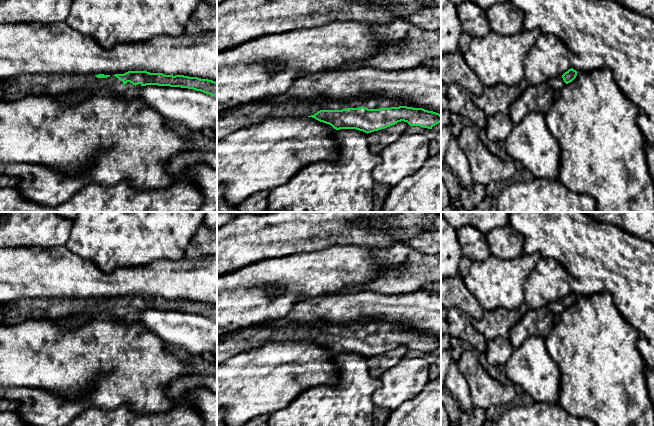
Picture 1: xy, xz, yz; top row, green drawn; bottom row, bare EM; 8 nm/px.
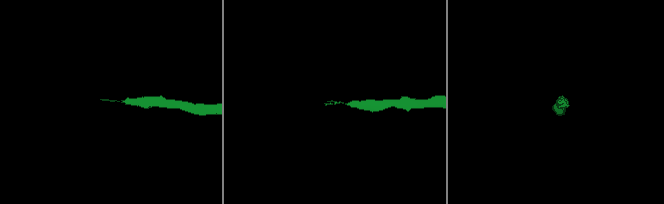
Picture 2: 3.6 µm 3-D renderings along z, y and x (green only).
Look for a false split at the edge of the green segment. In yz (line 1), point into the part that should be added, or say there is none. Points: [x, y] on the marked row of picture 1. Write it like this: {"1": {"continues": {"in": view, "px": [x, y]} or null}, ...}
{"1": {"continues": {"in": "yz", "px": [557, 83]}}}

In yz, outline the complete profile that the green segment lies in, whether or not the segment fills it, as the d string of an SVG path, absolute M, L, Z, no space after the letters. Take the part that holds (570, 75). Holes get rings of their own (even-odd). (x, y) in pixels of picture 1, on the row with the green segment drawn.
M573 68L569 69L567 72L565 72L562 76L557 76L555 78L552 78L548 81L549 86L552 88L553 91L561 91L563 87L572 82L576 76L577 71Z

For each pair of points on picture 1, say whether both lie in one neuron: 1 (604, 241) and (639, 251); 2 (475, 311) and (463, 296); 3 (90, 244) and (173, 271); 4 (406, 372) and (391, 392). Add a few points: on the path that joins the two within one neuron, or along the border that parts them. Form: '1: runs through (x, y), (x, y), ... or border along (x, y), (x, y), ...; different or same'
1: runs through (613, 250), (615, 252), (630, 252); same
2: runs through (472, 307), (465, 300); same
3: border along (173, 259), (155, 259), (143, 265), (127, 267); different
4: runs through (406, 377), (396, 387); same

